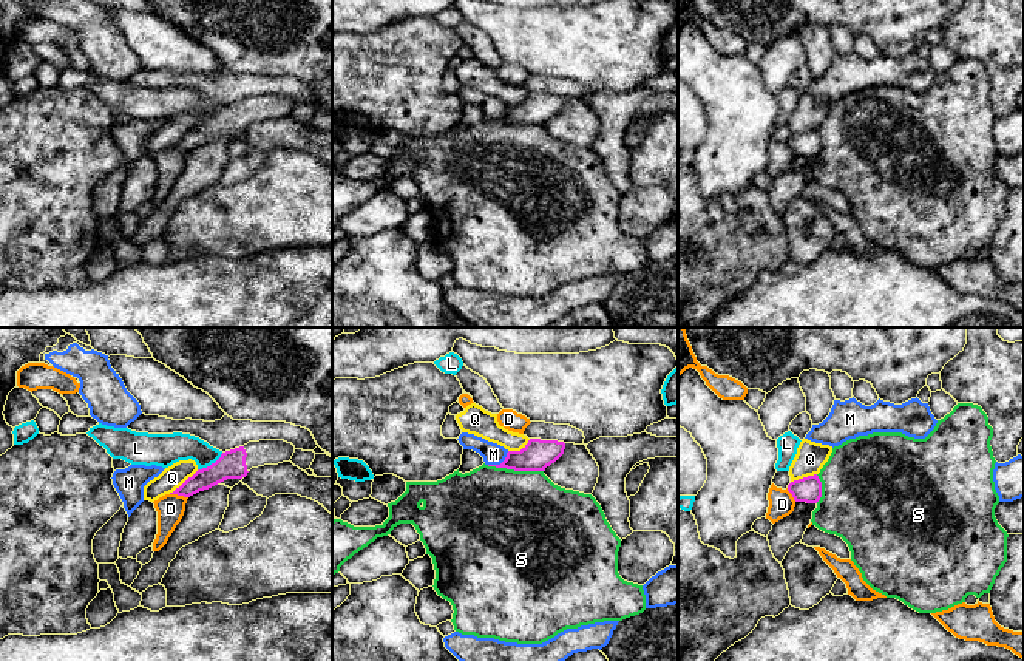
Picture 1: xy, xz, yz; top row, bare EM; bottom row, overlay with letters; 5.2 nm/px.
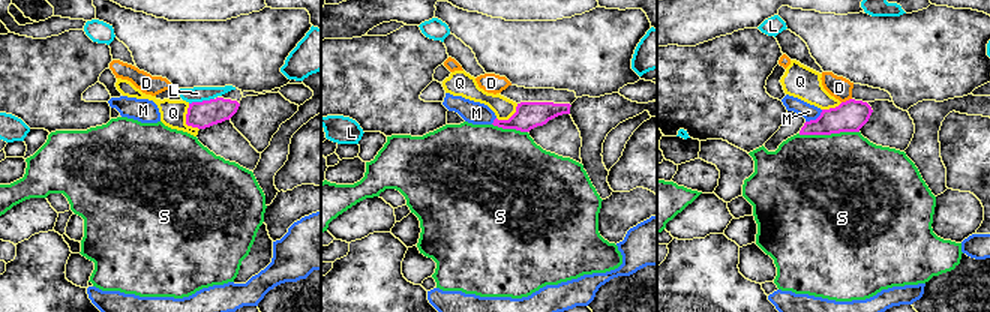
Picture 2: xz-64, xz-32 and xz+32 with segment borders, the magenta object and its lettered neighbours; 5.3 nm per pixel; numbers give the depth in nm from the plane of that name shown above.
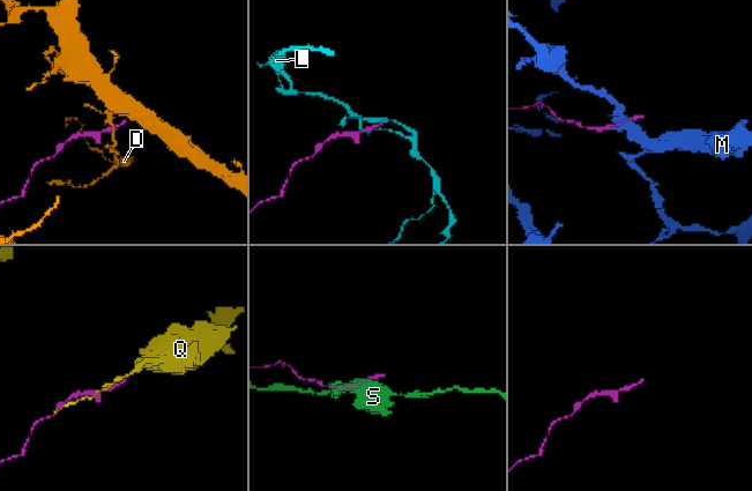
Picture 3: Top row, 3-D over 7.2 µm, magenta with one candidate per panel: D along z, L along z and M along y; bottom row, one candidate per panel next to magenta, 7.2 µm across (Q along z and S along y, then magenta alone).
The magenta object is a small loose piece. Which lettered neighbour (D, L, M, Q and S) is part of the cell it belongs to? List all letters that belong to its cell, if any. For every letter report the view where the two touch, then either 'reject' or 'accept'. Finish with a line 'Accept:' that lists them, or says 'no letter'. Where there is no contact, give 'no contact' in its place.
D: xy | reject
L: xy | reject
M: xz | reject
Q: xy | reject
S: xz | reject
Accept: no letter

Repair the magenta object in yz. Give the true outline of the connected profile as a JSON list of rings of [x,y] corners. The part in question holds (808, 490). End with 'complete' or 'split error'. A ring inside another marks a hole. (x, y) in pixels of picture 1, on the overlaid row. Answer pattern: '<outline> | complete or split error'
[[[817,474],[794,480],[788,491],[795,502],[817,503],[822,497],[822,482]]] | complete

